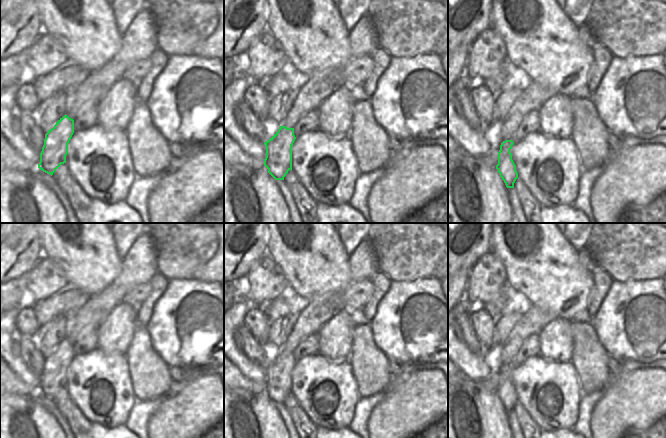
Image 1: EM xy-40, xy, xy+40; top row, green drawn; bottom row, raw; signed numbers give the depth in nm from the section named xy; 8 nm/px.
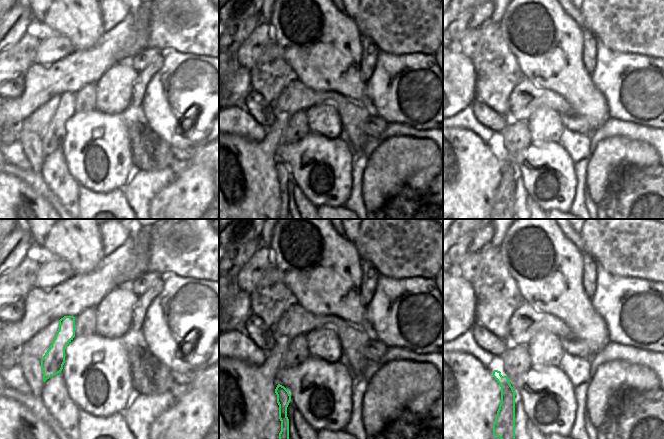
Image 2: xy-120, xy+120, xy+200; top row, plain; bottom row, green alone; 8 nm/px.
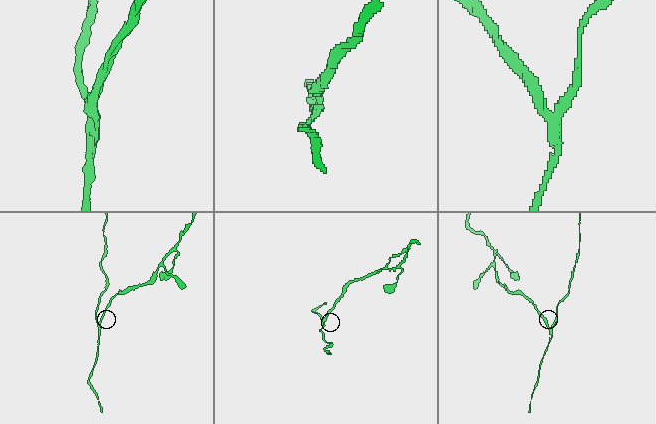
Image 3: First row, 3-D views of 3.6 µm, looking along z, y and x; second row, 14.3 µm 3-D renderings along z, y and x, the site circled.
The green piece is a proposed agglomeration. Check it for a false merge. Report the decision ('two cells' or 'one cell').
two cells

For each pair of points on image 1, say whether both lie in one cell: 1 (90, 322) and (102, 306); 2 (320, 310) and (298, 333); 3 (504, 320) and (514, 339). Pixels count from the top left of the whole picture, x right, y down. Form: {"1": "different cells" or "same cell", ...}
{"1": "same cell", "2": "same cell", "3": "different cells"}

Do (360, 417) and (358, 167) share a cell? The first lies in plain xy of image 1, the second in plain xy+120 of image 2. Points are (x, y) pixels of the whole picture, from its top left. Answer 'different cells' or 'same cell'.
same cell

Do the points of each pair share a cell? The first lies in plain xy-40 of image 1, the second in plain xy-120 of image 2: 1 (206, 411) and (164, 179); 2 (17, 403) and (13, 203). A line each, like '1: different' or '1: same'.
1: different
2: same

